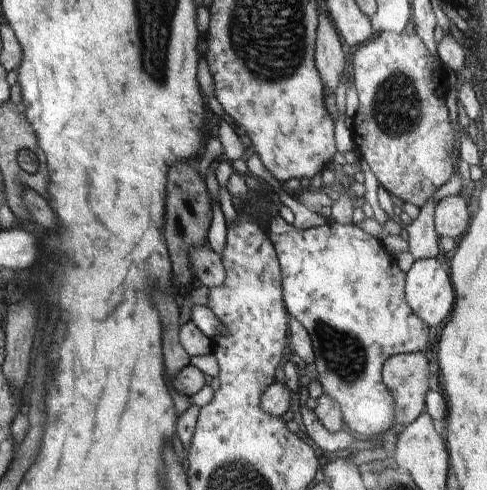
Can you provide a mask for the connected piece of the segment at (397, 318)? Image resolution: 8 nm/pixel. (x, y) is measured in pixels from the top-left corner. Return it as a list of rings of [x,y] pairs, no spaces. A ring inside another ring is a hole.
[[[279,215],[271,220],[269,225],[266,225],[264,228],[262,227],[262,230],[268,234],[268,238],[272,241],[272,246],[274,246],[274,250],[276,250],[278,255],[282,277],[282,300],[284,301],[284,310],[286,310],[286,314],[288,314],[290,319],[294,318],[294,320],[298,320],[310,335],[315,354],[316,380],[322,384],[323,392],[328,394],[330,398],[334,398],[334,402],[340,406],[342,418],[344,422],[346,422],[346,426],[348,426],[352,432],[356,432],[356,434],[360,434],[360,436],[376,438],[378,434],[392,429],[394,427],[394,400],[392,400],[390,390],[388,390],[386,385],[382,382],[381,372],[384,362],[386,362],[387,358],[394,355],[412,354],[415,352],[428,353],[433,350],[433,347],[429,344],[430,330],[428,324],[418,315],[414,314],[414,311],[406,302],[406,273],[398,267],[395,256],[386,250],[380,238],[375,238],[367,234],[354,223],[343,225],[332,218],[328,218],[326,224],[322,226],[298,230],[298,228],[294,228],[293,225],[288,224]]]

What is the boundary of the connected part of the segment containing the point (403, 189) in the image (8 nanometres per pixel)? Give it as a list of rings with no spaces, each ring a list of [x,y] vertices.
[[[382,31],[367,41],[352,56],[354,88],[358,94],[359,107],[352,117],[350,128],[353,144],[368,162],[374,176],[390,195],[402,198],[419,209],[428,204],[435,190],[446,184],[454,176],[452,158],[454,152],[454,128],[446,107],[447,91],[452,87],[452,80],[447,80],[437,71],[436,64],[428,48],[417,35],[406,31],[402,34]]]

